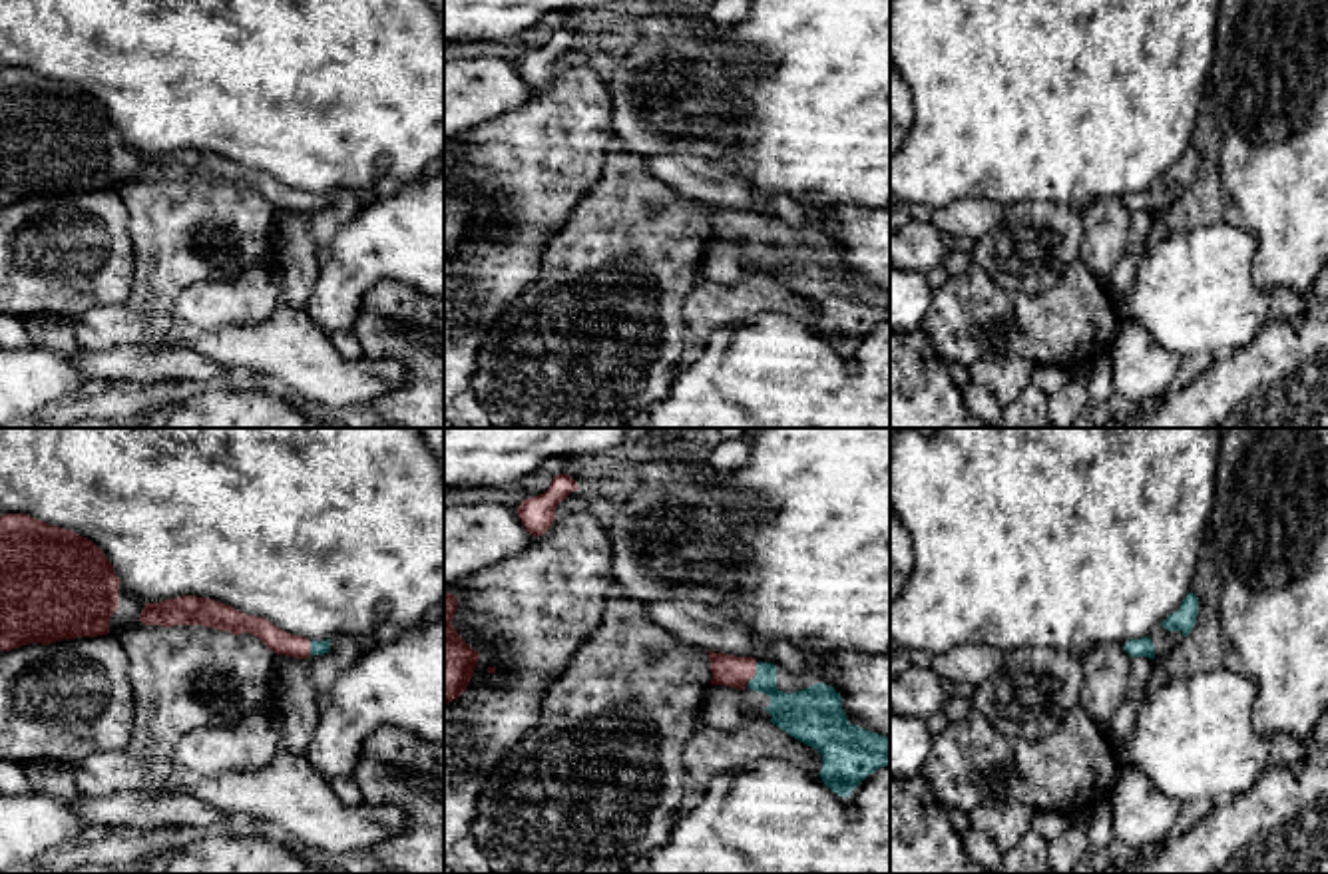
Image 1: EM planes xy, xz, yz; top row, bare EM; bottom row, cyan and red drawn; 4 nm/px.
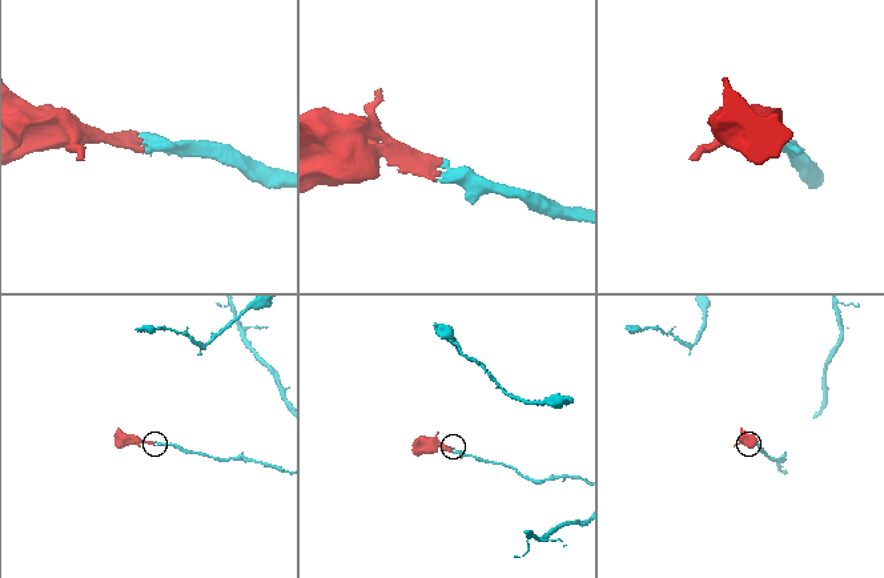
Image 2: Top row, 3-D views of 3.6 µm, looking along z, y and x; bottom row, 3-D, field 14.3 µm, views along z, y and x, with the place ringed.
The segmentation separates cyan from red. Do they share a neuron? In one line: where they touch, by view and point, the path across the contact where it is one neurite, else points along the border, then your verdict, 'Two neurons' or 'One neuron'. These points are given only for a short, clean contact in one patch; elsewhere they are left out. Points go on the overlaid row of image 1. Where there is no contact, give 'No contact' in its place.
Touches cyan at xz (757, 673). Path across: xz (805, 713), (795, 713), (757, 673), (727, 669). One neuron

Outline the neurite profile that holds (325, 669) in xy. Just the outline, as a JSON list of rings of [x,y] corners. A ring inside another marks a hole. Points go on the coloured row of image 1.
[[[340,637],[329,653],[305,659],[311,667],[311,683],[317,691],[317,699],[332,691],[334,681],[346,667],[354,665],[362,651],[362,641],[354,637]]]

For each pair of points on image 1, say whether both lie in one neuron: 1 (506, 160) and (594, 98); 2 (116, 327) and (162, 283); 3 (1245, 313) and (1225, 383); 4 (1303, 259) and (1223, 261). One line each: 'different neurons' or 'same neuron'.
1: same neuron
2: different neurons
3: different neurons
4: different neurons

